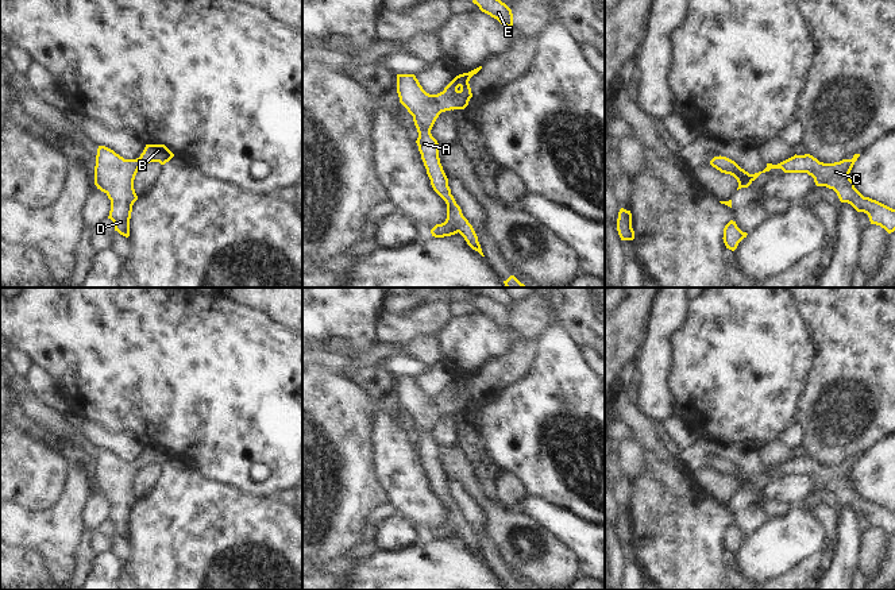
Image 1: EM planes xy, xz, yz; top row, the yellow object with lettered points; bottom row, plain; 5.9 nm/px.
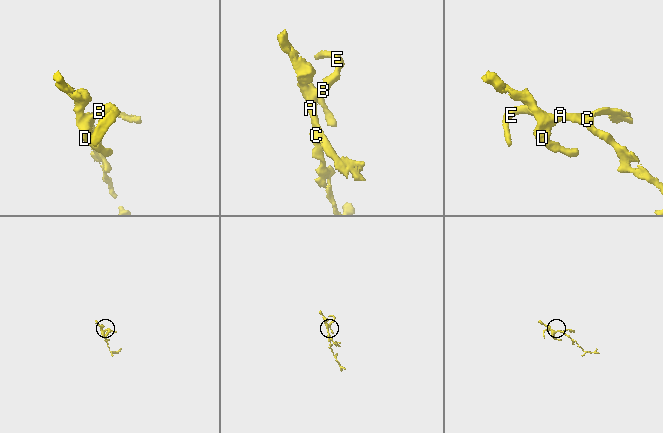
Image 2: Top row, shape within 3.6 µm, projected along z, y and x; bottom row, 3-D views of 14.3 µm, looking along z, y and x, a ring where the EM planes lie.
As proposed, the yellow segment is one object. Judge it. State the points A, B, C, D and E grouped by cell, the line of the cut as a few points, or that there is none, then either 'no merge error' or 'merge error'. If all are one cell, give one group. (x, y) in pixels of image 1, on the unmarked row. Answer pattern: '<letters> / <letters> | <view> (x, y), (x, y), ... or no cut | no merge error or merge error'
A B C D E | no cut | no merge error

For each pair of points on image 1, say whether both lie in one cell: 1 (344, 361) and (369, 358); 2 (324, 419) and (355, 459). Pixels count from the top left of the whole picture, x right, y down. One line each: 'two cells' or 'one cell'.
1: one cell
2: one cell

